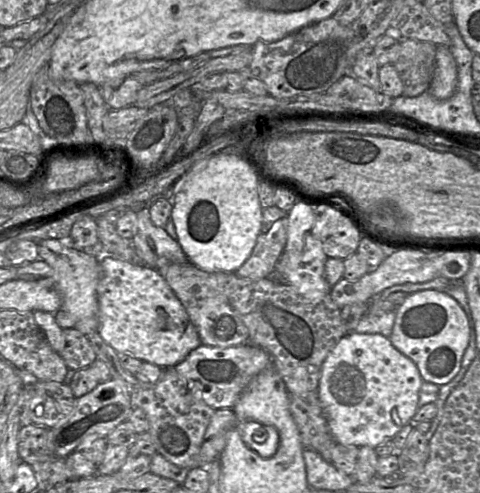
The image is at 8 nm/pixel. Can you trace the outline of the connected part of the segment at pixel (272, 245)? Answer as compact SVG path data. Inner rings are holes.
M271 206L262 211L262 227L250 257L236 271L242 278L259 280L276 269L287 241L288 212Z

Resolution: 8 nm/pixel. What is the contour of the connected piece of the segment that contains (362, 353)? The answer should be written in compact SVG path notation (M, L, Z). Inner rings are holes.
M349 332L322 365L317 395L339 444L376 447L391 440L417 412L423 379L416 364L381 334Z

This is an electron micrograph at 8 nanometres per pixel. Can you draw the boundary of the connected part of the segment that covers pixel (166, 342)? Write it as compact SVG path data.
M110 256L99 257L99 265L100 265L100 275L96 289L97 299L98 299L97 332L107 344L109 344L113 349L116 350L117 353L127 353L141 361L155 364L160 368L164 369L164 368L175 367L177 364L182 362L191 351L202 345L201 340L199 338L199 334L195 326L191 322L185 307L178 299L178 297L175 295L173 290L170 288L164 277L158 272L158 270L148 267L142 263L130 263L128 261L115 259Z

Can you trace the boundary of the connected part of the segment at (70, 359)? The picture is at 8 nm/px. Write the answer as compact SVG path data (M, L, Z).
M75 328L62 329L63 351L61 358L68 369L77 371L89 367L96 359L96 353L87 337Z

